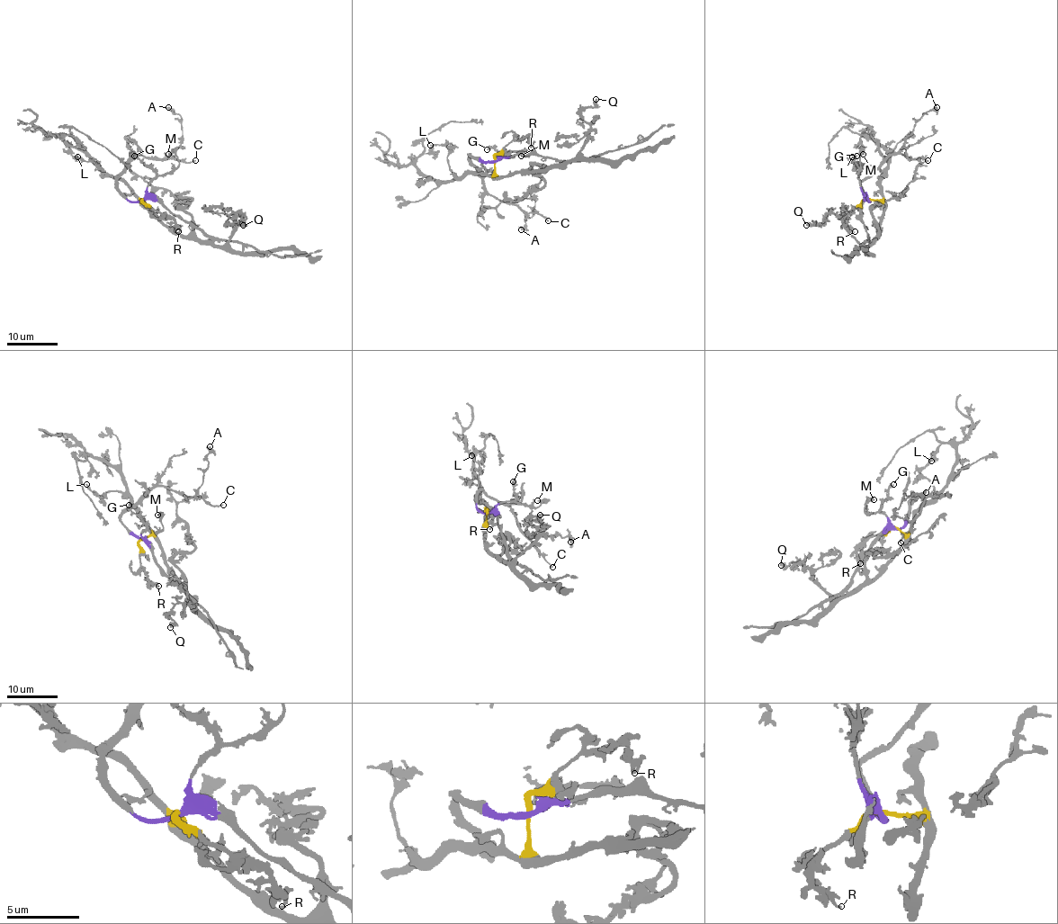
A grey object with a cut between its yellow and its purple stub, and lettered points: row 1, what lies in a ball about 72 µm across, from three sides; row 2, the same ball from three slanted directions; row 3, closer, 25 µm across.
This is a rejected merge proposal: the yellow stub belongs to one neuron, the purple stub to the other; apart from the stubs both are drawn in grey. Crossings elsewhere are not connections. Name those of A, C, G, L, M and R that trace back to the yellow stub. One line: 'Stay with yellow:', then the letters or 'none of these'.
Stay with yellow: L, R

